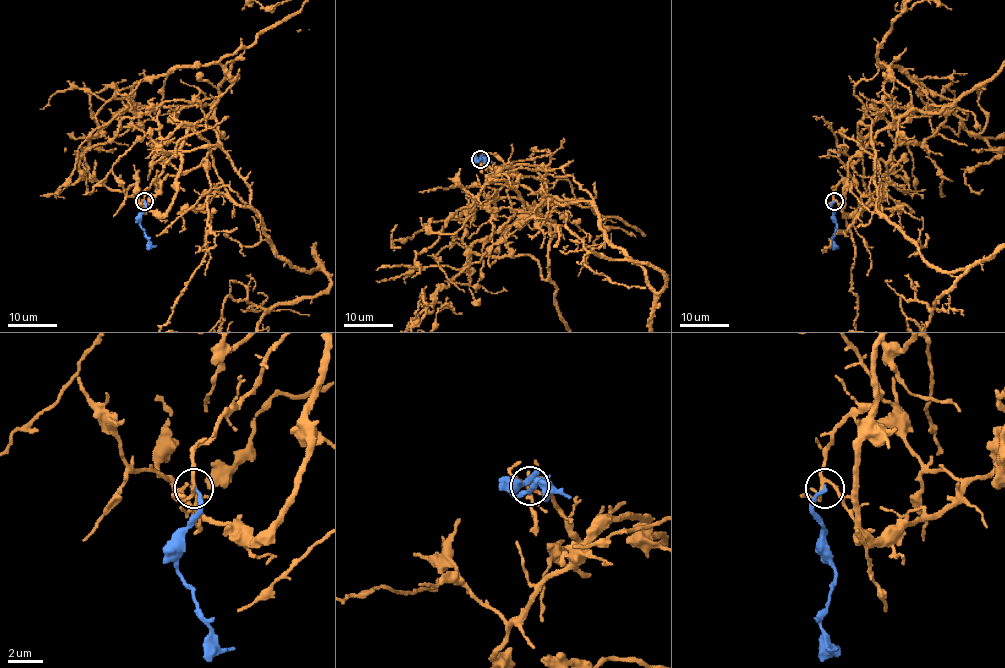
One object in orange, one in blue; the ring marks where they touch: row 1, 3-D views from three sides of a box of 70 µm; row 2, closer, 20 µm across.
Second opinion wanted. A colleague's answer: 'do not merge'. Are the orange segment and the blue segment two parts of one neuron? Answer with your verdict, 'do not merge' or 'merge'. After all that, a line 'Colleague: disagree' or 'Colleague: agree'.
do not merge
Colleague: agree

